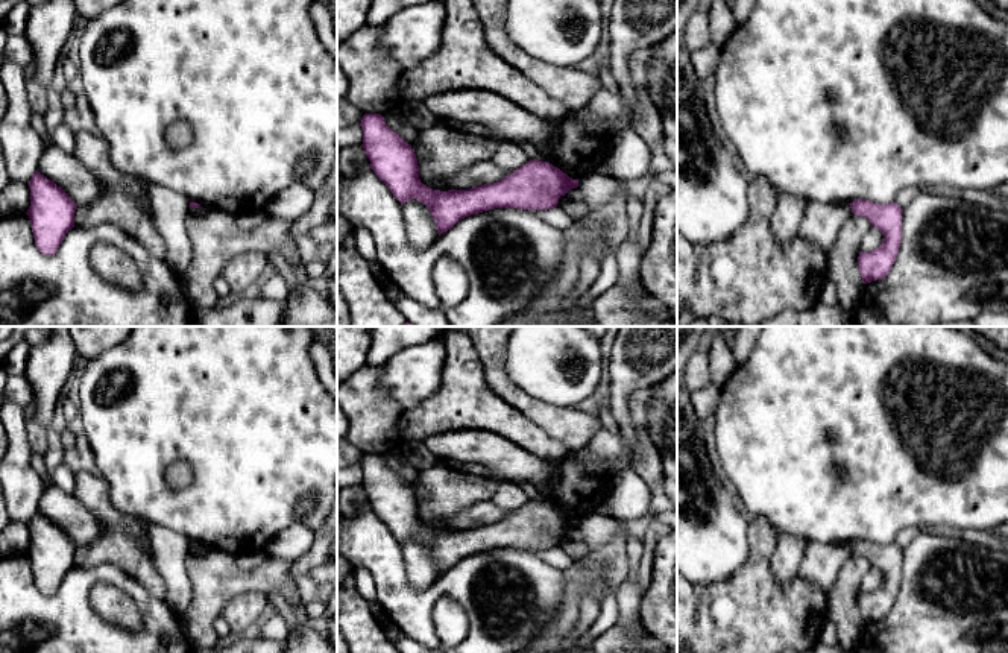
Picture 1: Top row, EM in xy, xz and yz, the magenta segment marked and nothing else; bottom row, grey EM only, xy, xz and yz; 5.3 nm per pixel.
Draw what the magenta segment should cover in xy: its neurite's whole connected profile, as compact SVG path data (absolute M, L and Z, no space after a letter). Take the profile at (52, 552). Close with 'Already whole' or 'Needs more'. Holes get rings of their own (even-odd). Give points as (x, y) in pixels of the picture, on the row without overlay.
M38 510L29 521L30 559L35 585L44 595L55 595L65 574L74 568L77 545L70 536Z. Already whole

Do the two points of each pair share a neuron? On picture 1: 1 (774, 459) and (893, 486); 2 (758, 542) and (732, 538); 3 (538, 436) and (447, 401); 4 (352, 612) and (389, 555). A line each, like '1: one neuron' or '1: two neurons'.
1: one neuron
2: two neurons
3: one neuron
4: two neurons

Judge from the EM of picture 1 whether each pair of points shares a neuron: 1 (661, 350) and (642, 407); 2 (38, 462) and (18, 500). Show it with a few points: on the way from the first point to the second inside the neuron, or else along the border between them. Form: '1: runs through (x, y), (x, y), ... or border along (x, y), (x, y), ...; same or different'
1: border along (627, 400), (635, 435); different
2: border along (31, 450), (31, 466), (46, 488); different

